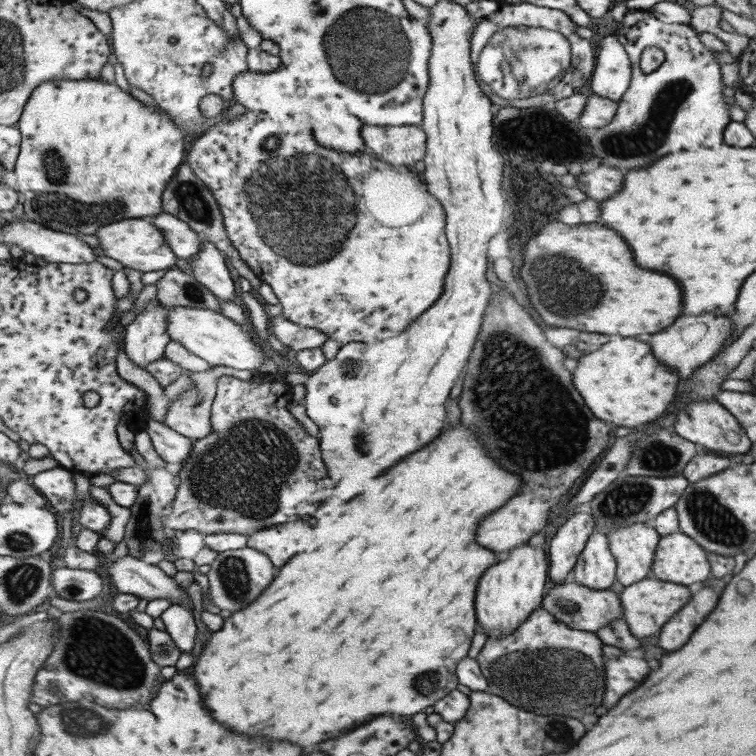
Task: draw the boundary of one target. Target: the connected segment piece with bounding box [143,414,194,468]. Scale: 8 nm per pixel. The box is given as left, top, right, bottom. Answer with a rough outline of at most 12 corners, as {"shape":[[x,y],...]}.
{"shape":[[147,417],[158,453],[174,468],[194,452],[193,439]]}

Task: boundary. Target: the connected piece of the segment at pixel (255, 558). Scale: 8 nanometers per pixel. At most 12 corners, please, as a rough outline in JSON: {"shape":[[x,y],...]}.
{"shape":[[254,547],[219,553],[208,573],[213,600],[238,612],[278,568]]}

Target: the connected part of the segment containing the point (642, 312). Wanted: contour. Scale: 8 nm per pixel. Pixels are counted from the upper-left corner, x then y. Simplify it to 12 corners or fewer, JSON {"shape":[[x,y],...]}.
{"shape":[[545,224],[520,279],[543,320],[654,334],[682,310],[602,224]]}

